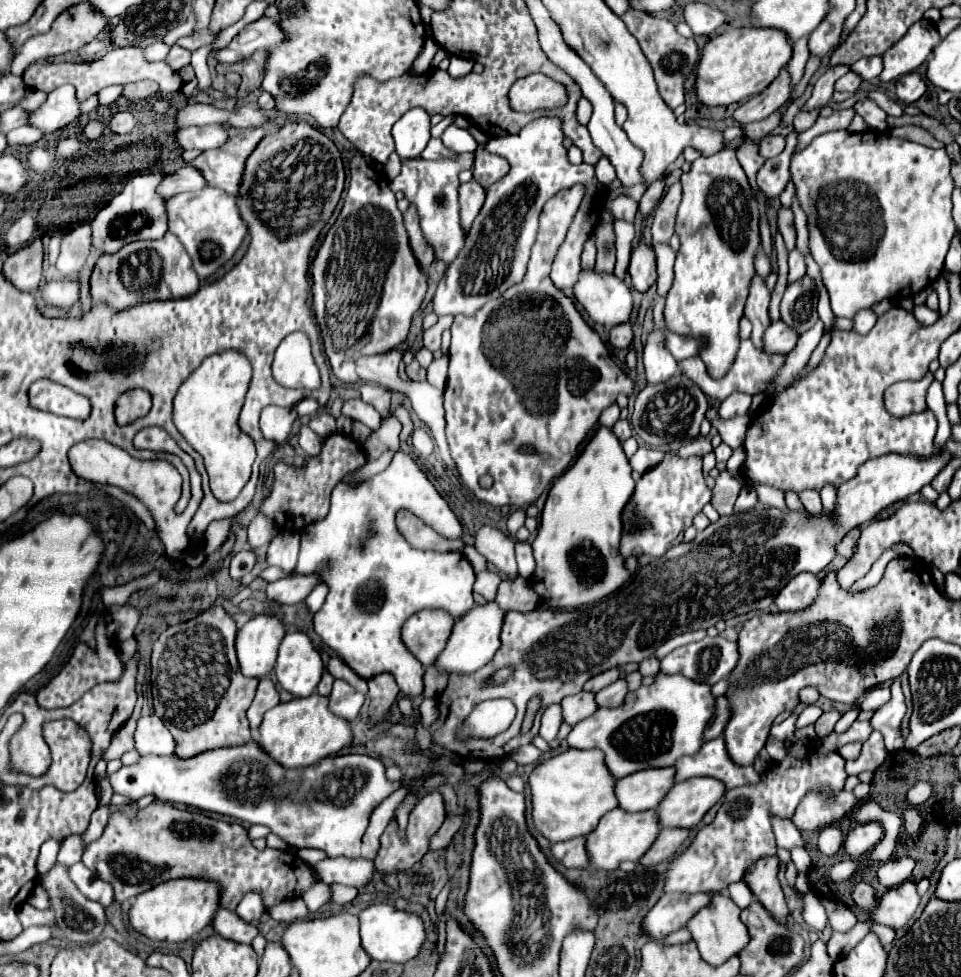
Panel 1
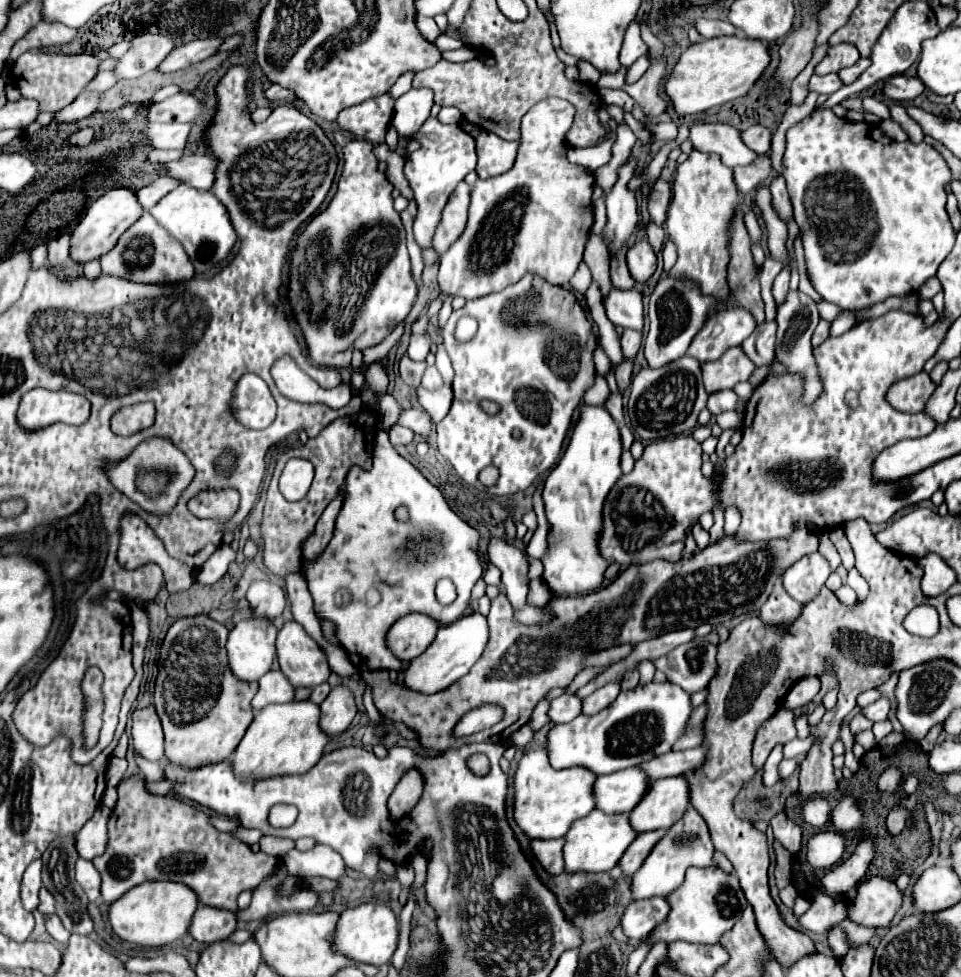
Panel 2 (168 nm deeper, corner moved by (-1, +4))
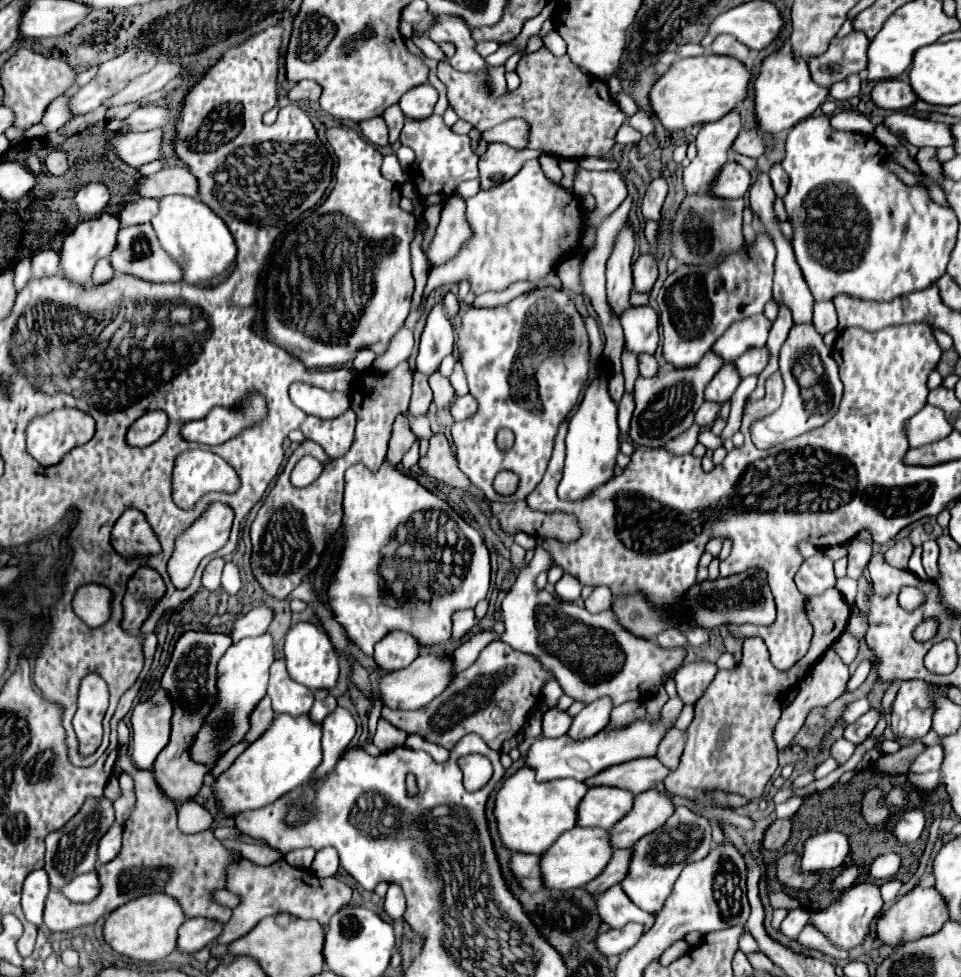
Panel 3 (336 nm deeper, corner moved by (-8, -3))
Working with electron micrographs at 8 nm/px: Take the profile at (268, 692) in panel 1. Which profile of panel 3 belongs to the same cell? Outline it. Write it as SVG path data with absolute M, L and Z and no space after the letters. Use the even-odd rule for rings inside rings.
M276 659L270 667L268 695L276 713L288 713L294 717L306 715L314 703L314 693L288 675L284 659Z

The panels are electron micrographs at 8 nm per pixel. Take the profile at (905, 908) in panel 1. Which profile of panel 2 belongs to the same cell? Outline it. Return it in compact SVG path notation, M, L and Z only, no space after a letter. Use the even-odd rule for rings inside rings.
M873 876L867 882L861 882L857 888L857 898L849 904L849 920L863 924L885 928L891 924L893 916L903 904L903 890L897 888L895 882Z

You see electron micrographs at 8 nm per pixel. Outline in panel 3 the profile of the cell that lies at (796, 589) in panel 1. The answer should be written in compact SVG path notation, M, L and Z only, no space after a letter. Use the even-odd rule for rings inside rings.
M816 553L814 557L804 559L796 573L796 585L802 595L820 595L826 589L836 585L836 575L832 567L832 559L824 553Z

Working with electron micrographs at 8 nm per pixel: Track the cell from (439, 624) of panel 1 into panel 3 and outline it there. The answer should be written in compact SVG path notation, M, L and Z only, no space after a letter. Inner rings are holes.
M394 631L376 643L372 657L382 671L398 671L408 667L418 655L418 641L404 631Z

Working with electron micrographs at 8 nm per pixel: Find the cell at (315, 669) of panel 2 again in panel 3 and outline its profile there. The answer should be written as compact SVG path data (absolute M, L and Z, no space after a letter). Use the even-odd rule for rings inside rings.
M300 621L290 627L286 635L286 645L284 645L284 657L288 663L288 673L294 681L306 685L308 689L332 689L338 681L340 665L338 665L338 653L330 641L330 637L316 627L314 623Z

